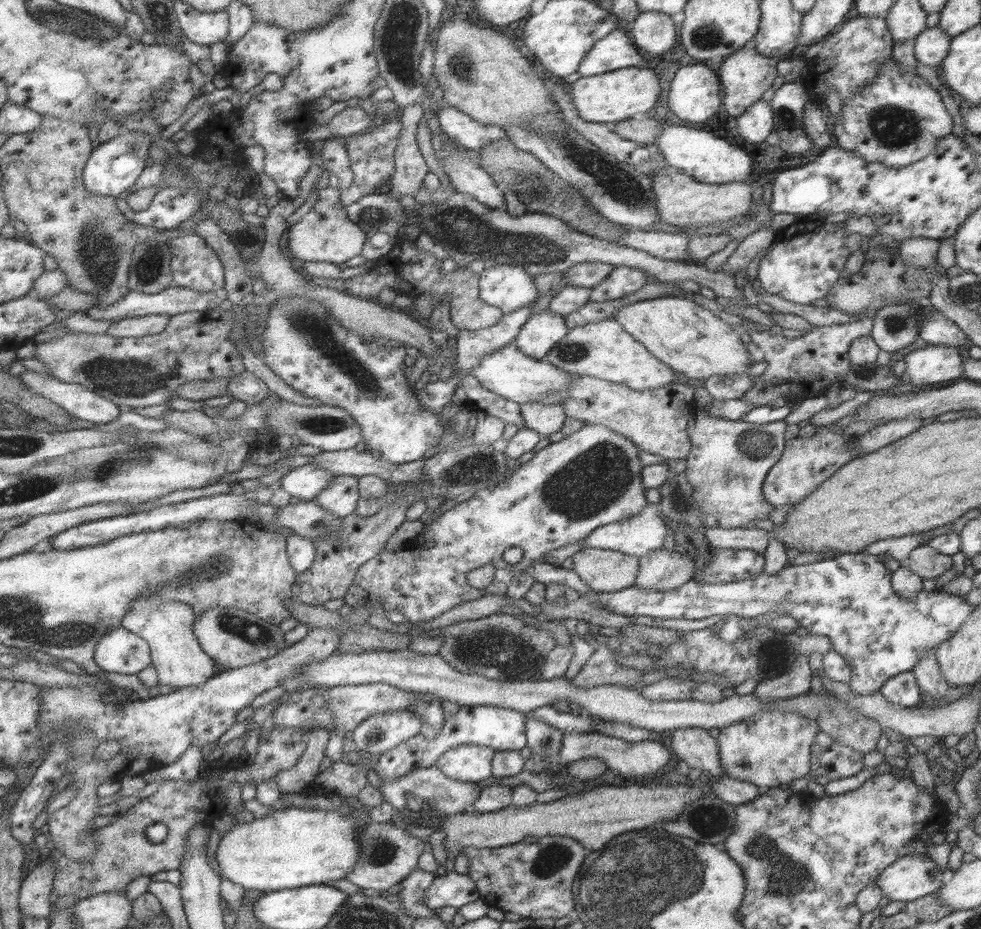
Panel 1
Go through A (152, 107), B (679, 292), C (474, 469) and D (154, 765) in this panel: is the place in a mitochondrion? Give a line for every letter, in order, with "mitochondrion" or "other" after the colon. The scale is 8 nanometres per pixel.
A: other
B: other
C: mitochondrion
D: other

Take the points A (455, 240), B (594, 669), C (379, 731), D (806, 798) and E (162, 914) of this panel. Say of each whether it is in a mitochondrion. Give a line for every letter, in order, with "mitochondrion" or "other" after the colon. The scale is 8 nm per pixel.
A: mitochondrion
B: other
C: mitochondrion
D: other
E: other

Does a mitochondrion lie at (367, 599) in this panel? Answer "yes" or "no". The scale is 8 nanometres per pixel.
no

